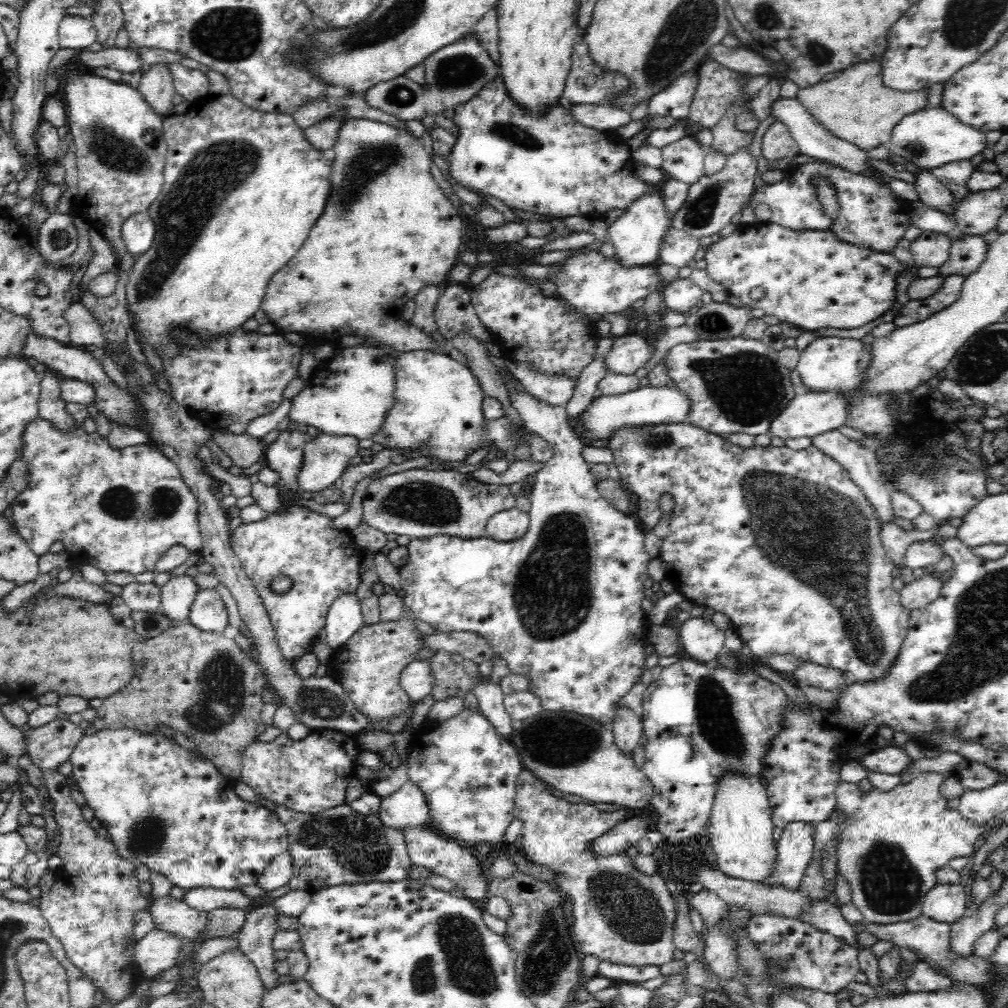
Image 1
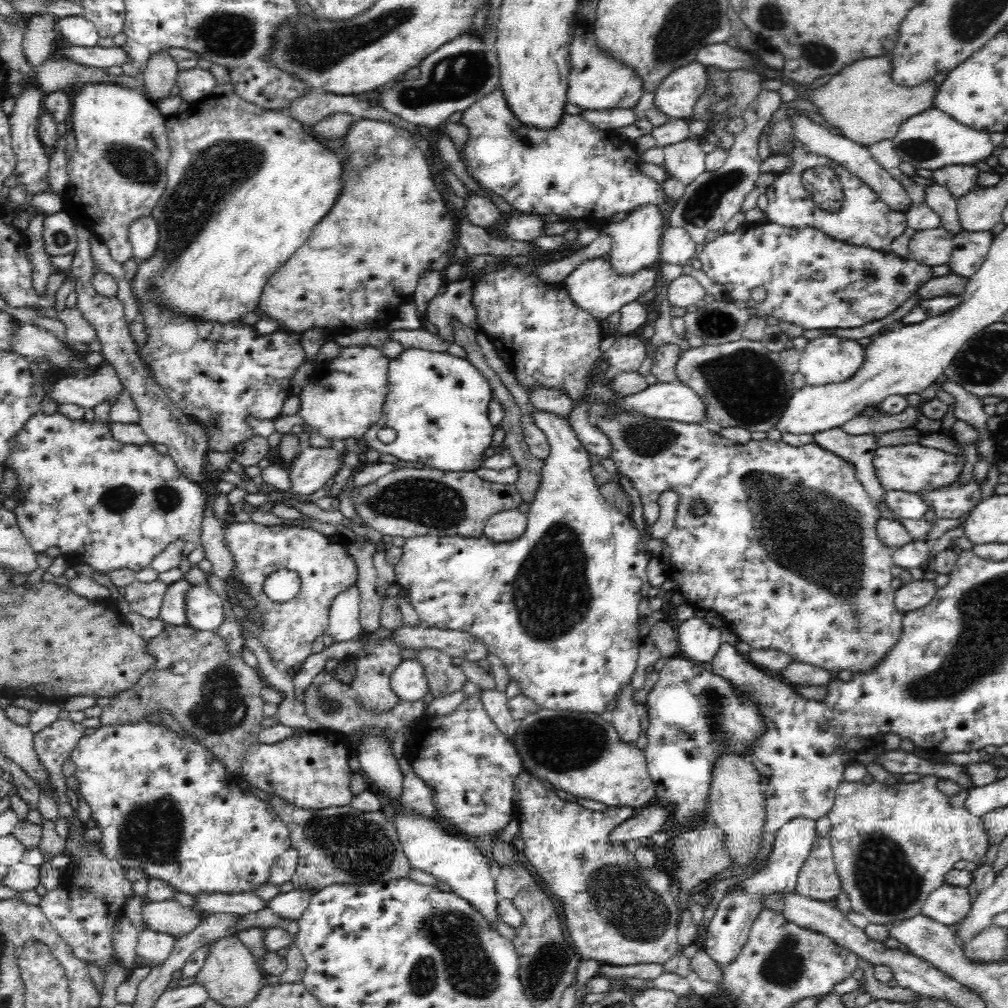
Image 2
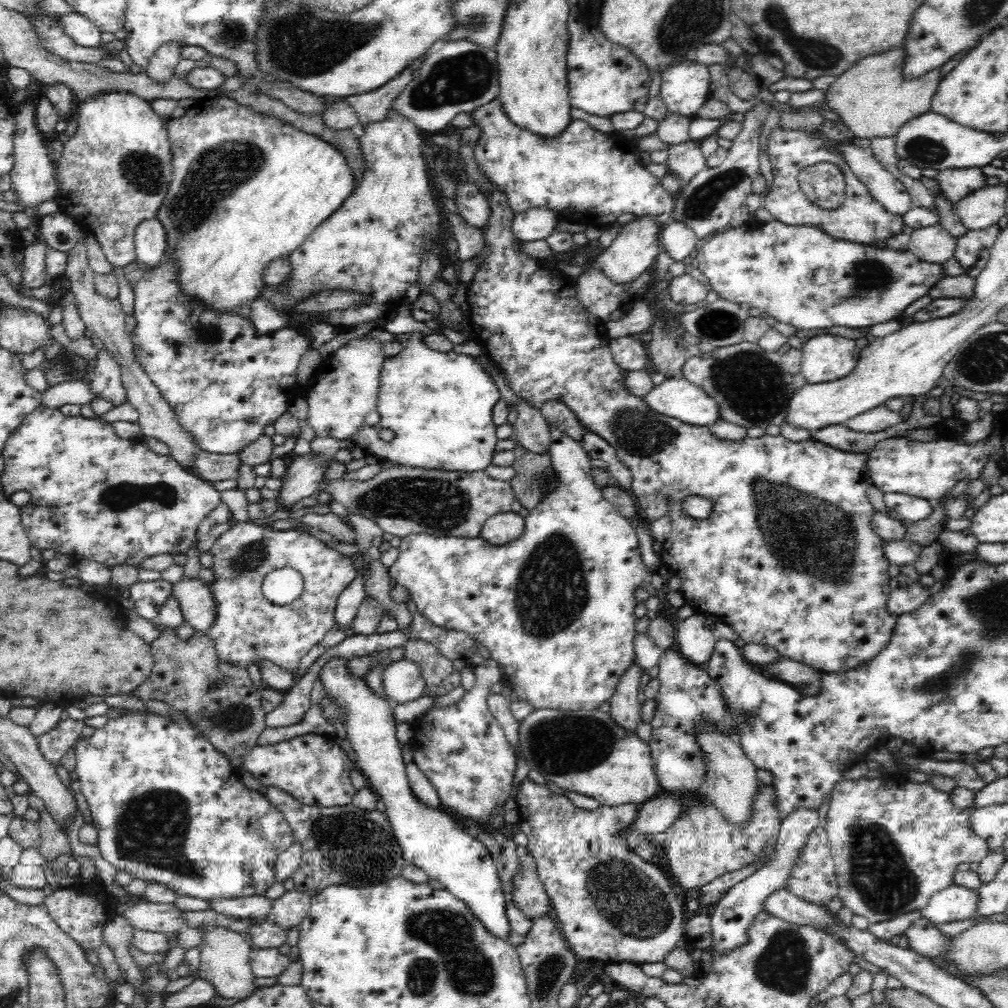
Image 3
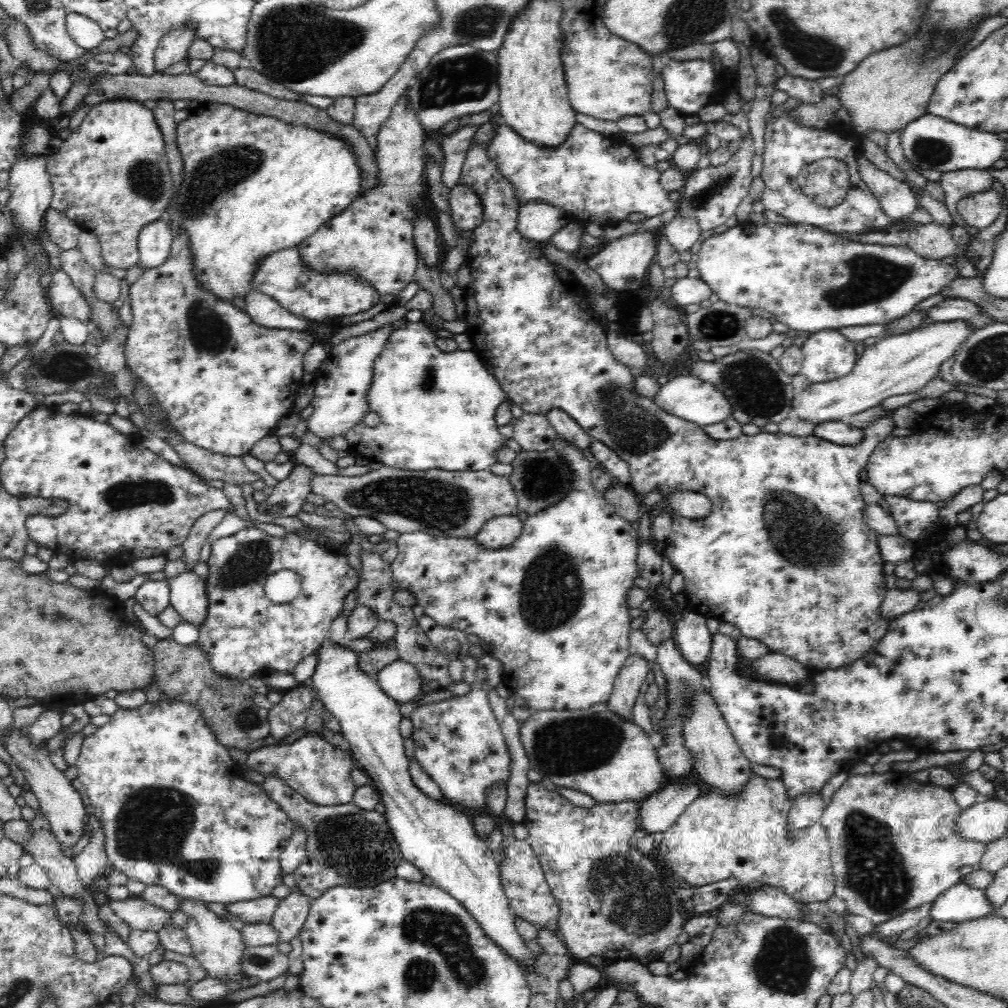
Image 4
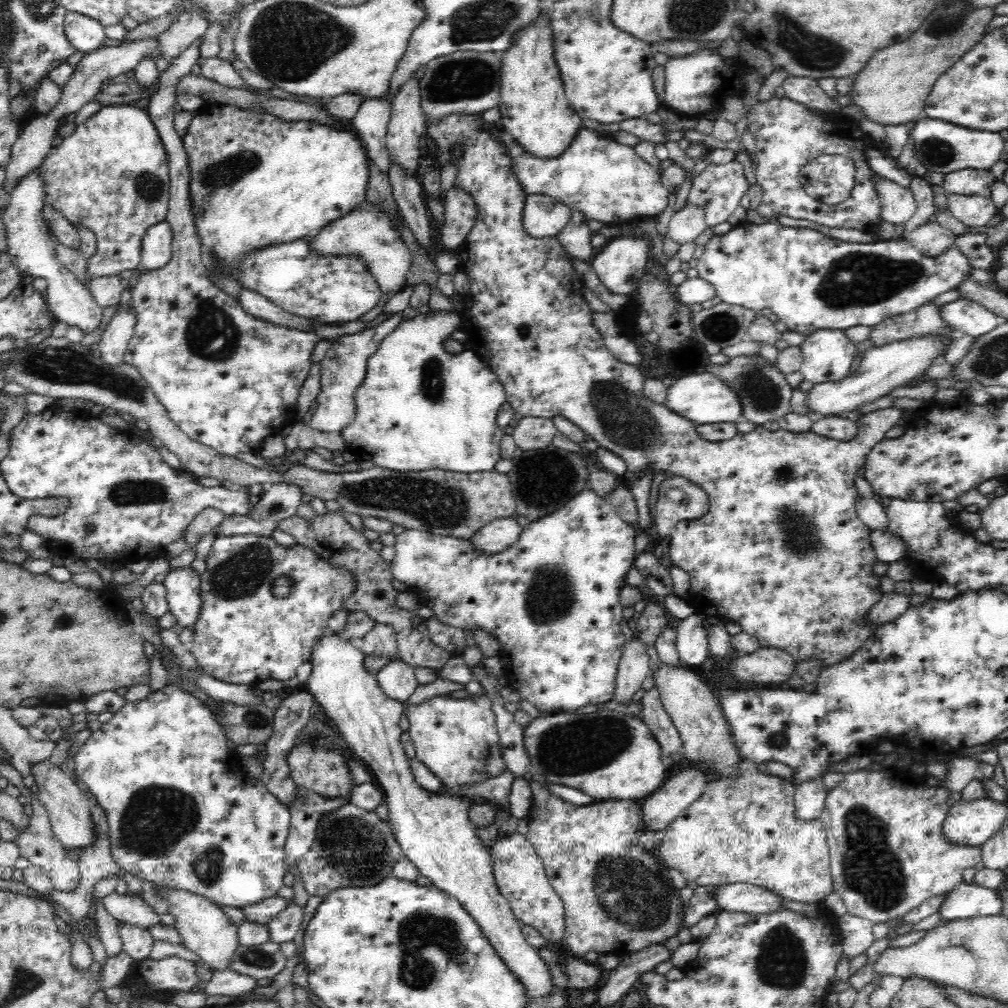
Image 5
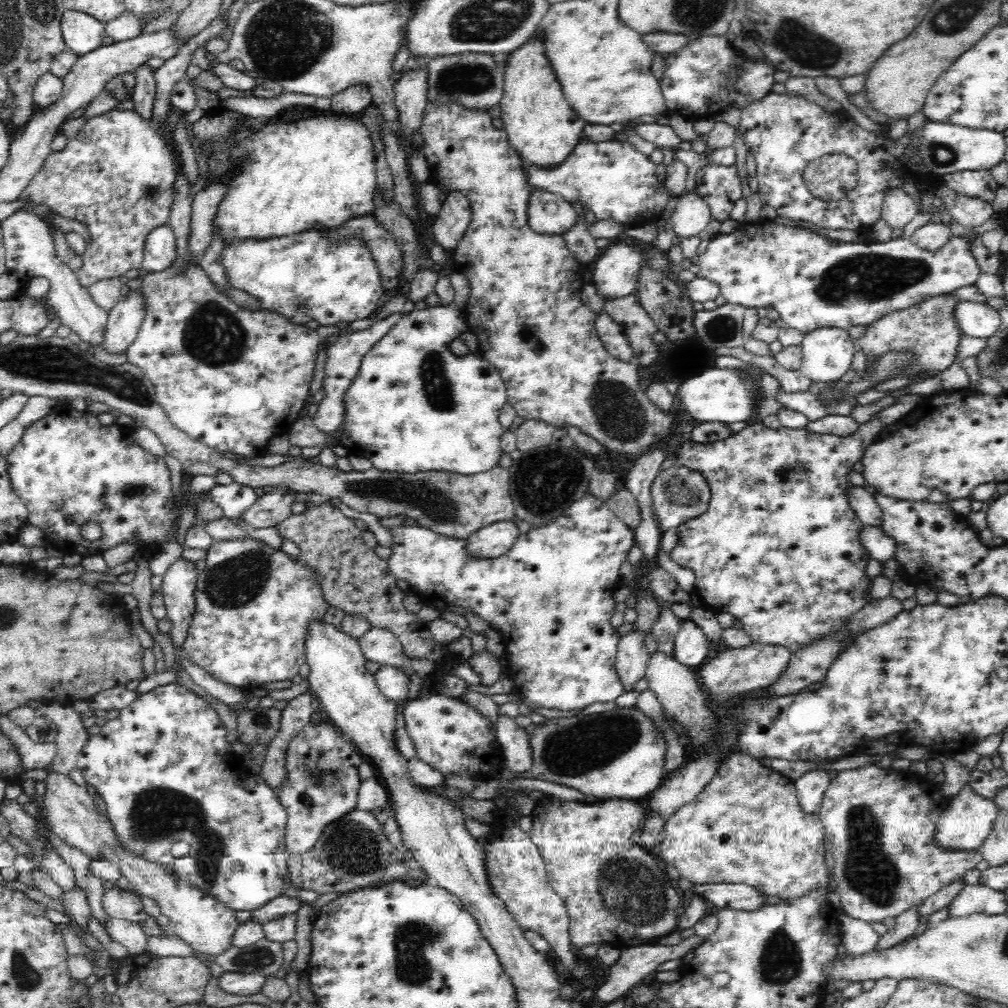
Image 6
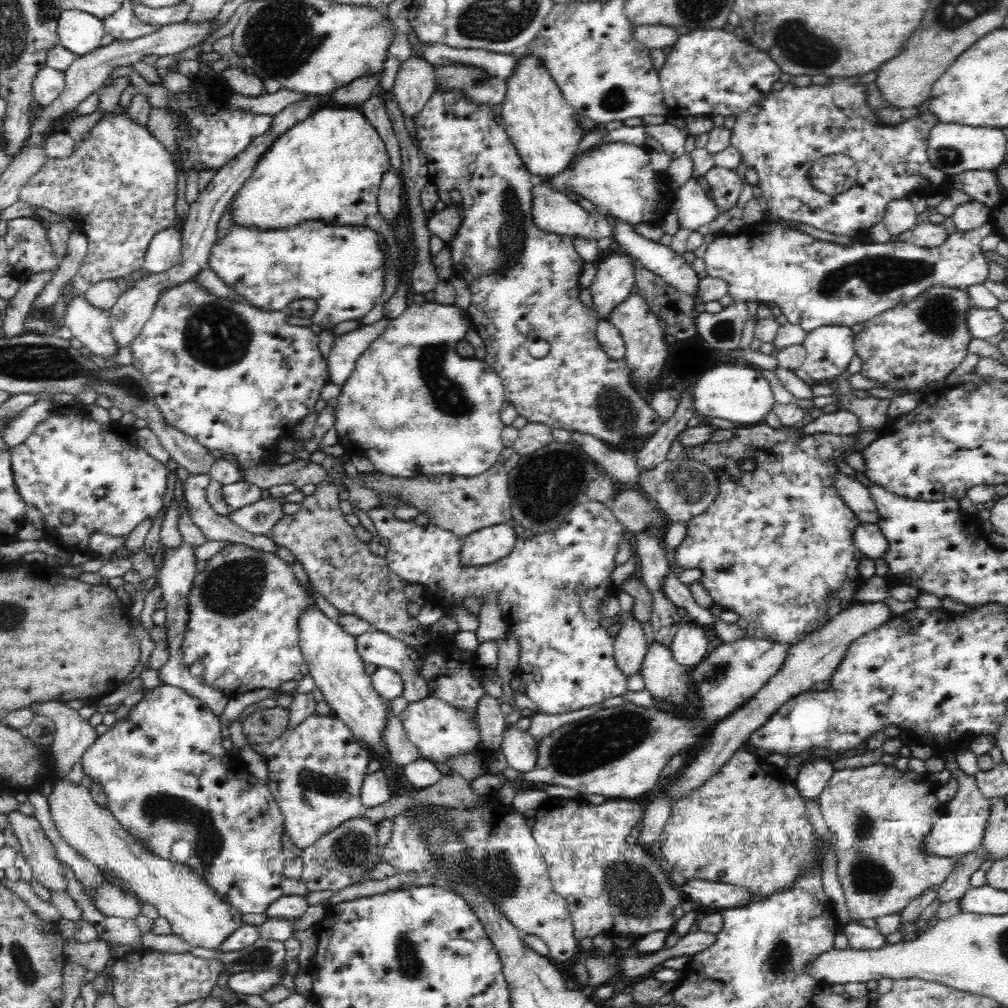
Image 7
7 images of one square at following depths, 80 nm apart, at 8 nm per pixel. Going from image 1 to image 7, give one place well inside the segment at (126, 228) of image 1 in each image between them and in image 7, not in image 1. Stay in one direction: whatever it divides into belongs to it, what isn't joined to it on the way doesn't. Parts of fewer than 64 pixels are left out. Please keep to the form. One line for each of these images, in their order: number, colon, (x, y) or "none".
2: (143, 232)
3: (149, 241)
4: (154, 241)
5: (156, 242)
6: (159, 250)
7: (164, 250)

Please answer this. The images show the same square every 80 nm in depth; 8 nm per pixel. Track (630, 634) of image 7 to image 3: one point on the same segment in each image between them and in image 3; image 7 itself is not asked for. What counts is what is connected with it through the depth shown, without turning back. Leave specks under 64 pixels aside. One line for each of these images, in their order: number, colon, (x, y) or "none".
3: (625, 709)
4: (626, 689)
5: (633, 669)
6: (632, 659)

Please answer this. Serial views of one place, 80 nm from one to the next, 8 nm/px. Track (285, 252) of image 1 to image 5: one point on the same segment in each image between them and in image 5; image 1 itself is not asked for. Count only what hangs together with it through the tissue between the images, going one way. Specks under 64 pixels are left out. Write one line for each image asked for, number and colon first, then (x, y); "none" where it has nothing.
2: (245, 187)
3: (247, 189)
4: (252, 185)
5: (256, 181)

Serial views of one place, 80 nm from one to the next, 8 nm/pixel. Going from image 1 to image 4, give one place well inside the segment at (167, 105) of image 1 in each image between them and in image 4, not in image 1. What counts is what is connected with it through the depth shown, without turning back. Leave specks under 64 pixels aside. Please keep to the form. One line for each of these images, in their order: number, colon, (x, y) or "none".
2: (159, 78)
3: (161, 69)
4: (172, 48)

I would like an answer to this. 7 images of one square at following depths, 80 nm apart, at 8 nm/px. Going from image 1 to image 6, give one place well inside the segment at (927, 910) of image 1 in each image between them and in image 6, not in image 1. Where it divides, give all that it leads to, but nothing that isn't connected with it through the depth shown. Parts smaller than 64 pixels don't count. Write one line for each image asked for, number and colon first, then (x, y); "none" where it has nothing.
2: (948, 904)
3: (954, 902)
4: (959, 903)
5: (966, 900)
6: (977, 899)

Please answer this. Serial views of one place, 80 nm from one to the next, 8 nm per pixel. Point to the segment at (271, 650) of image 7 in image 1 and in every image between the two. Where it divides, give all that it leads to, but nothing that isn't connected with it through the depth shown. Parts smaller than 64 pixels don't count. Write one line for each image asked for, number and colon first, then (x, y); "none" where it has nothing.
1: (322, 563)
2: (287, 631)
3: (248, 628)
4: (245, 634)
5: (244, 635)
6: (255, 604)

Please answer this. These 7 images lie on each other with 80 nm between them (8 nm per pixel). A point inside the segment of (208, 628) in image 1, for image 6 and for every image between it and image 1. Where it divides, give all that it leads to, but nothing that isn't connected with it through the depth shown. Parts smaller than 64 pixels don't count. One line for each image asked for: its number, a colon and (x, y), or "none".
2: (205, 610)
3: (199, 607)
4: (188, 595)
5: (183, 587)
6: (179, 584)

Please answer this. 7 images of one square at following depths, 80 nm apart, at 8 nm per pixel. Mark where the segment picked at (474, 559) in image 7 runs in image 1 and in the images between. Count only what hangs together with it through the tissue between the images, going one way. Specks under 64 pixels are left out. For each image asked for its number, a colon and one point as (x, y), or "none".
1: (510, 524)
2: (502, 527)
3: (502, 528)
4: (499, 532)
5: (498, 535)
6: (495, 539)

